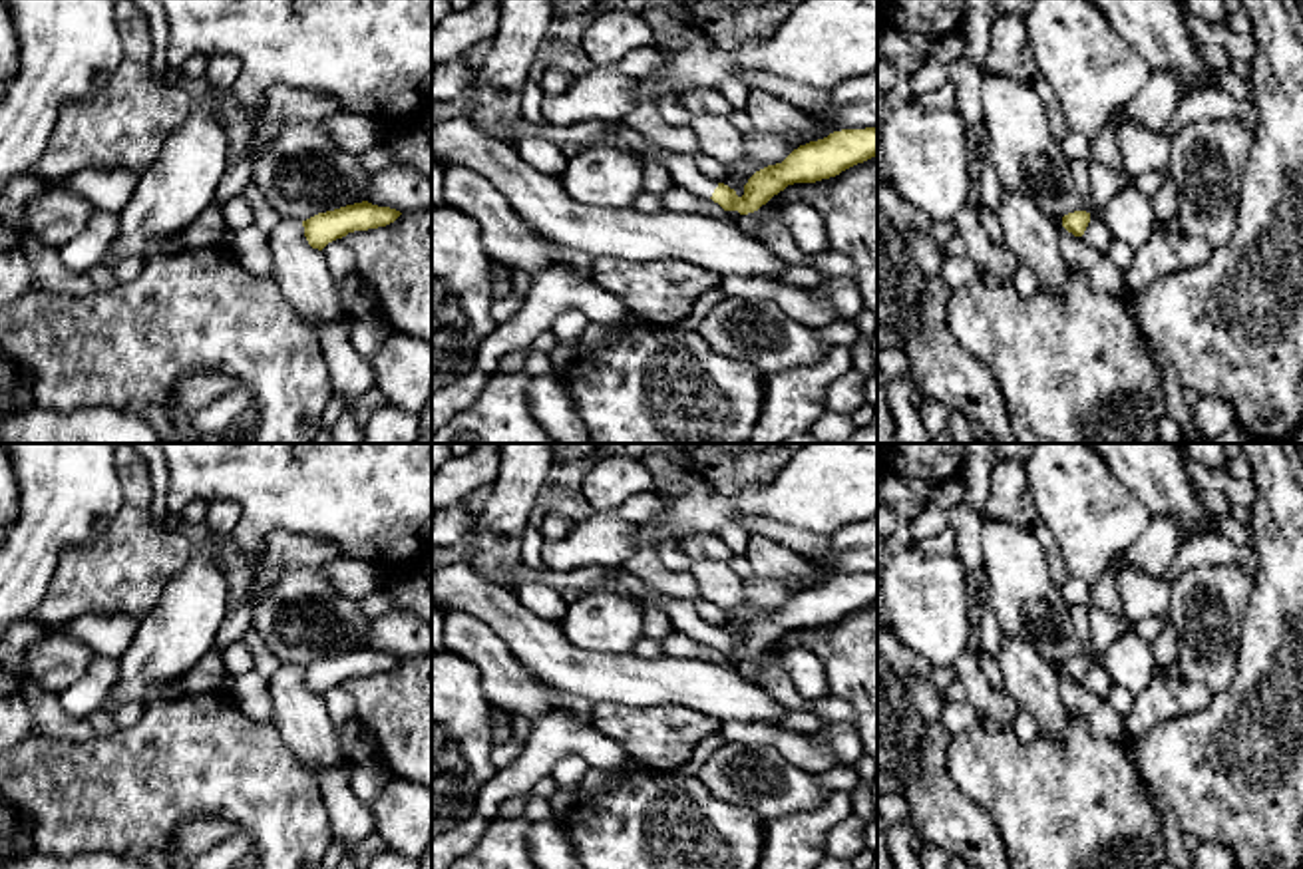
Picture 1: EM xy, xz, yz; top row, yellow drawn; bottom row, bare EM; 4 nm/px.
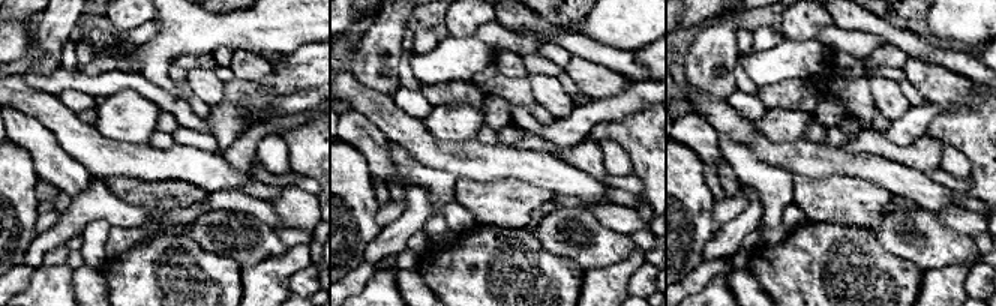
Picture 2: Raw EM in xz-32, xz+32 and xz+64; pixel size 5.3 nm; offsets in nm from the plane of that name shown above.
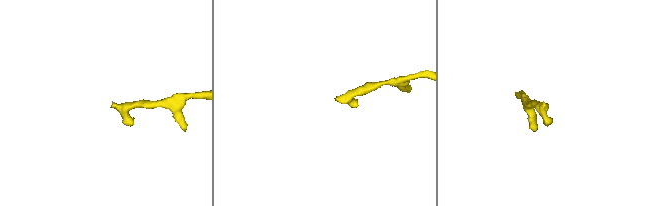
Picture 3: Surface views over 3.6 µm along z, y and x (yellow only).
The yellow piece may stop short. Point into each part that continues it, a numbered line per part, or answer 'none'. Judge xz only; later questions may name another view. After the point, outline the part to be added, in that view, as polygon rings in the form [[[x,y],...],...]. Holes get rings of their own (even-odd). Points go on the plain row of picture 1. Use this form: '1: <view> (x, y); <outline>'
1: xz (683, 615); [[[519,563],[513,577],[505,583],[509,589],[517,589],[525,583],[543,583],[557,591],[561,589],[587,589],[601,579],[611,579],[621,583],[631,597],[639,599],[641,603],[654,603],[658,605],[674,624],[674,630],[690,636],[696,642],[710,644],[714,634],[718,632],[716,626],[704,622],[694,605],[686,601],[668,599],[662,593],[654,591],[651,585],[643,583],[629,565],[625,567],[583,567],[573,571],[555,571],[549,567],[541,567],[539,571],[529,569],[525,563]]]

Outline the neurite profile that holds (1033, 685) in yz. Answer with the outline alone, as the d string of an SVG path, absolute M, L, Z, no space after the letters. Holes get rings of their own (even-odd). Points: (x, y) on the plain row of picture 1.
M1001 632L999 666L1005 692L1021 710L1030 712L1042 736L1058 740L1072 714L1064 706L1058 676L1028 642Z

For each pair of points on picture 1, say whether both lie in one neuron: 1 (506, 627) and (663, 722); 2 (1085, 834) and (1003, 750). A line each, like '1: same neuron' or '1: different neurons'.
1: different neurons
2: same neuron

